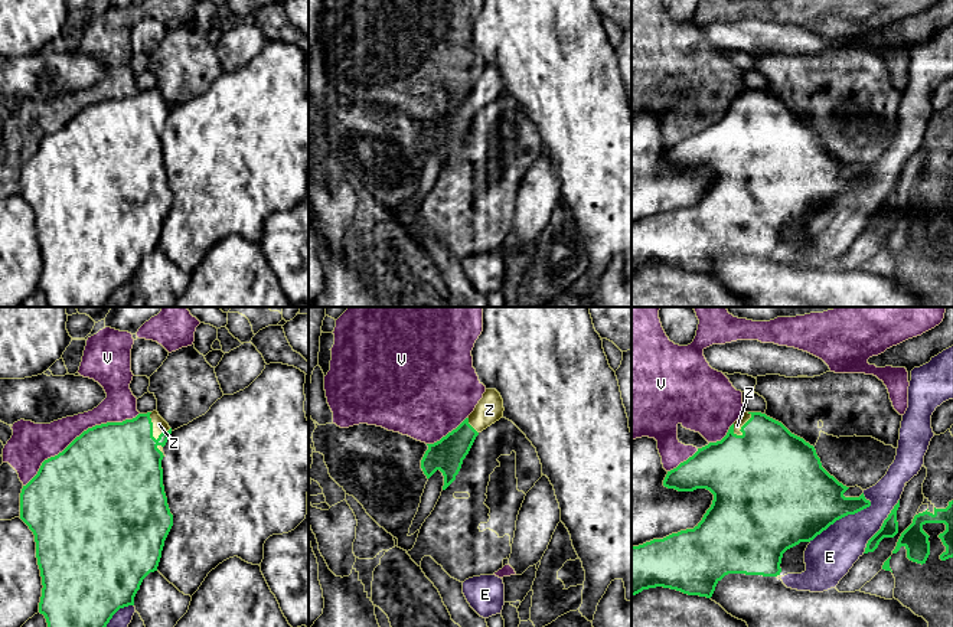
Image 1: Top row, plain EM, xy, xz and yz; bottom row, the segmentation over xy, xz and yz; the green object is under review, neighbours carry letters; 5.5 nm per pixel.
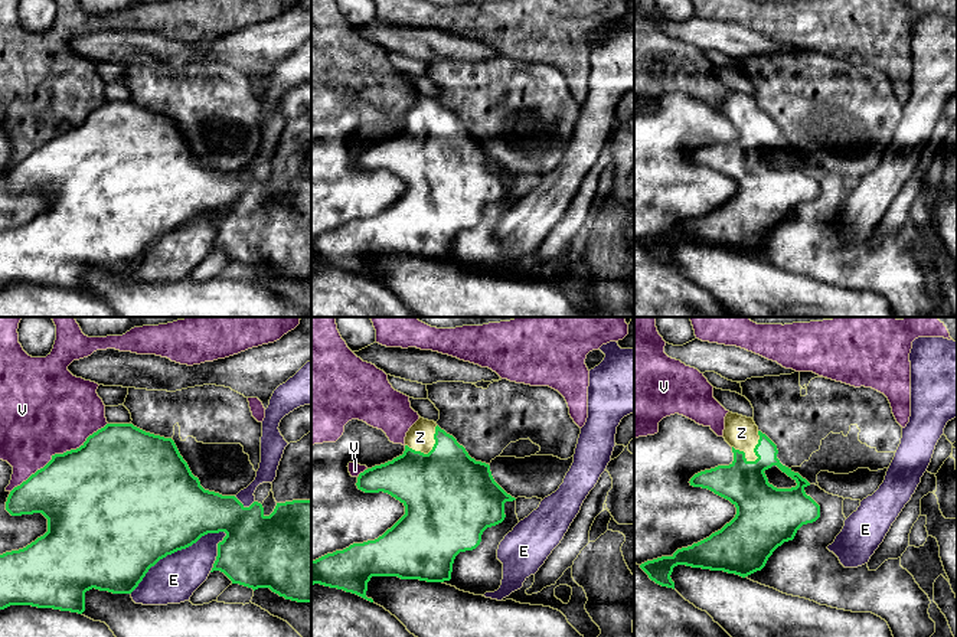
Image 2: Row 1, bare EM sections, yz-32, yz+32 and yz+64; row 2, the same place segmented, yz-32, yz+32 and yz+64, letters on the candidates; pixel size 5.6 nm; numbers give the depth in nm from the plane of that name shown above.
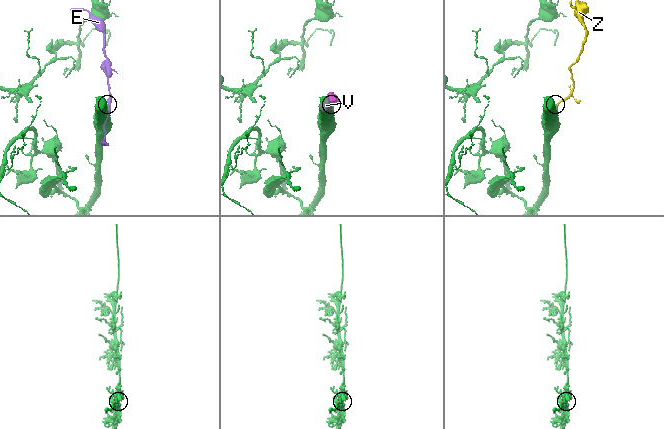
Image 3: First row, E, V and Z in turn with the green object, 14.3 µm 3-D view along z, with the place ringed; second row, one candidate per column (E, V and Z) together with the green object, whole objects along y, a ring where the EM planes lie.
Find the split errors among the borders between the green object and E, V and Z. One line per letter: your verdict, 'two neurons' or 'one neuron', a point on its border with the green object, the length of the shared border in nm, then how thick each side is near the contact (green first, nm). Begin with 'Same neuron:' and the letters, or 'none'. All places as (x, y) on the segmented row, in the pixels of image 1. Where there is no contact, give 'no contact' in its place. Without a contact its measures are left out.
Same neuron: Z
E: two neurons | yz (841, 518) | 420 nm | 420/260 nm
V: two neurons | xy (80, 436) | 750 nm | 500/220 nm
Z: one neuron | xy (152, 427) | 160 nm | 420/80 nm

